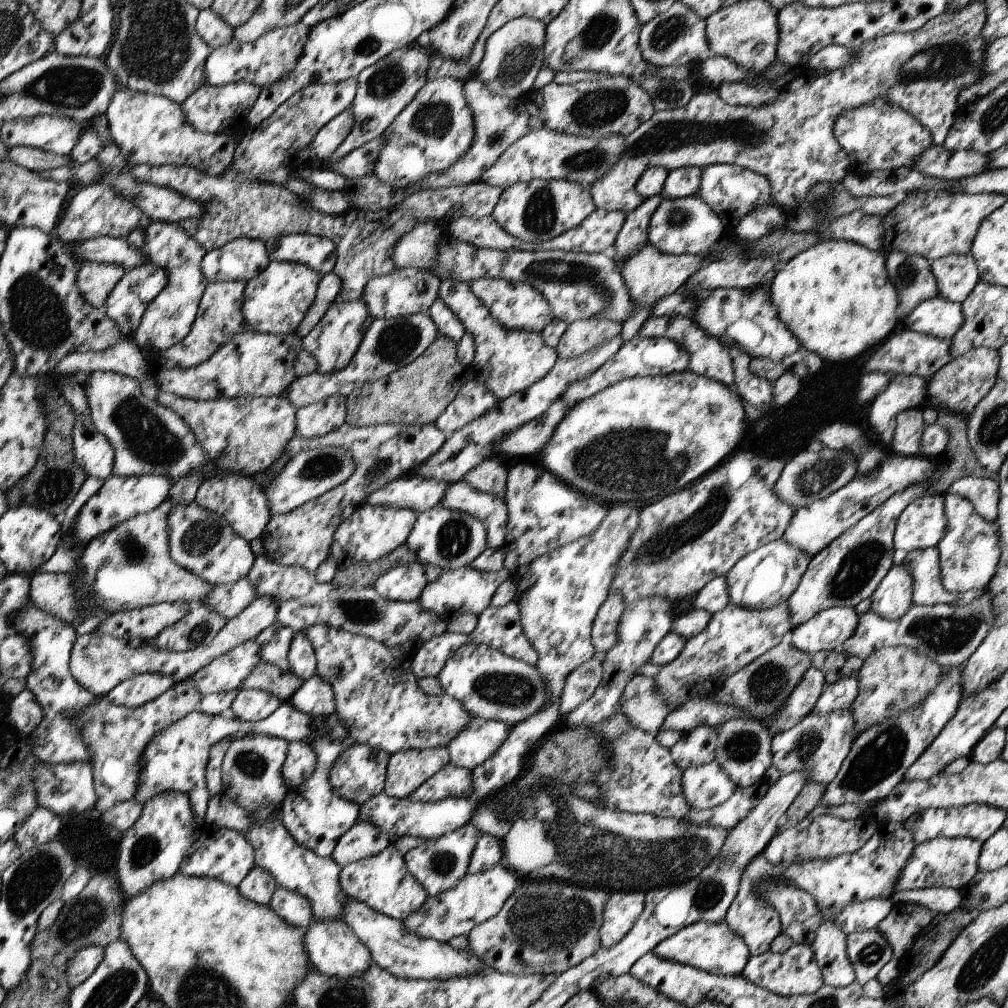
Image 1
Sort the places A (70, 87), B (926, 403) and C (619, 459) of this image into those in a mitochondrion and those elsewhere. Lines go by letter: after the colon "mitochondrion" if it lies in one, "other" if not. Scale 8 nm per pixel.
A: mitochondrion
B: other
C: mitochondrion

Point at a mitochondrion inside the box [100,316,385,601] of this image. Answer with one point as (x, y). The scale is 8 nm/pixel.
(149, 438)

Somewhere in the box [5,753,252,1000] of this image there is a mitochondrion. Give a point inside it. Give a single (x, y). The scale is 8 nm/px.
(80, 922)

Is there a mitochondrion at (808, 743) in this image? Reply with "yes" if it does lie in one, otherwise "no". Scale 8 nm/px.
yes

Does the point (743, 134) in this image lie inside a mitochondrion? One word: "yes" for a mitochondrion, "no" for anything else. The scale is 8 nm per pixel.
yes

